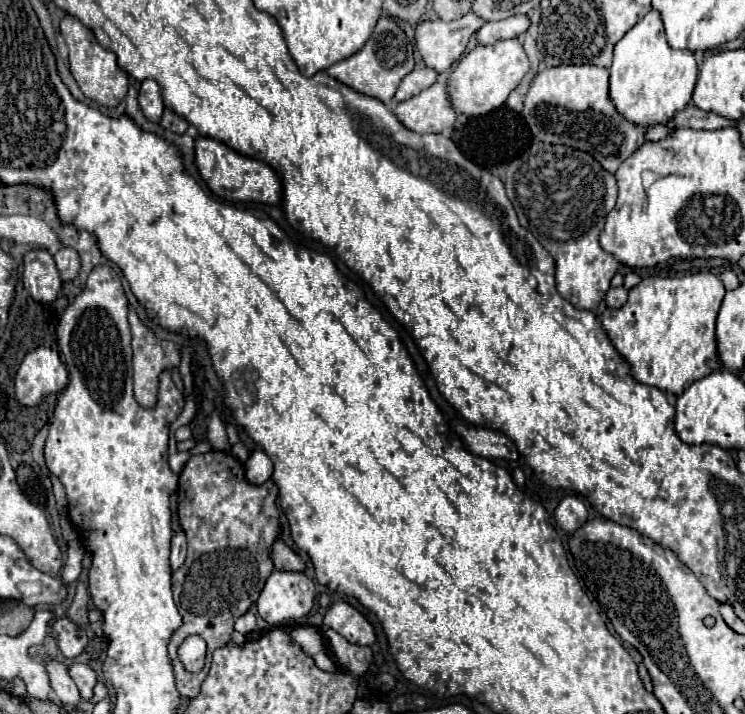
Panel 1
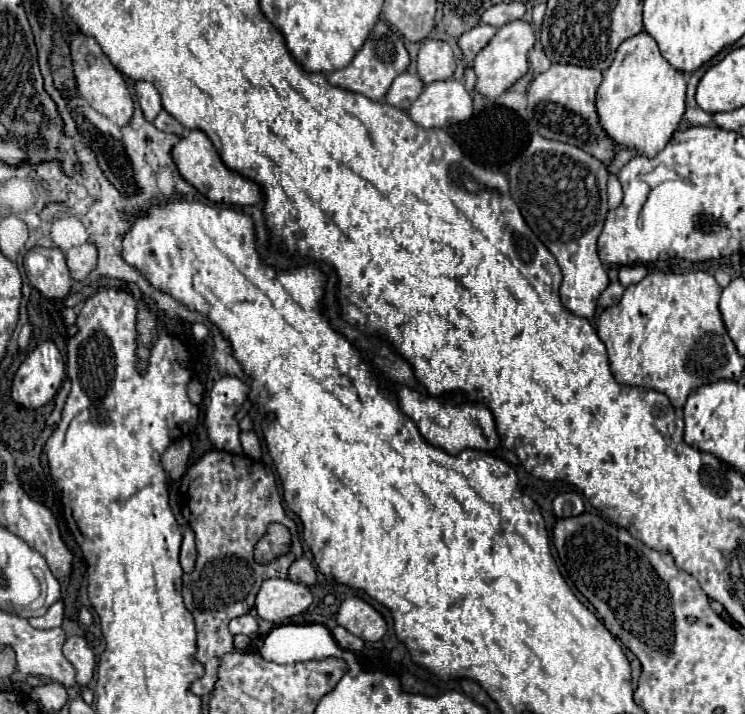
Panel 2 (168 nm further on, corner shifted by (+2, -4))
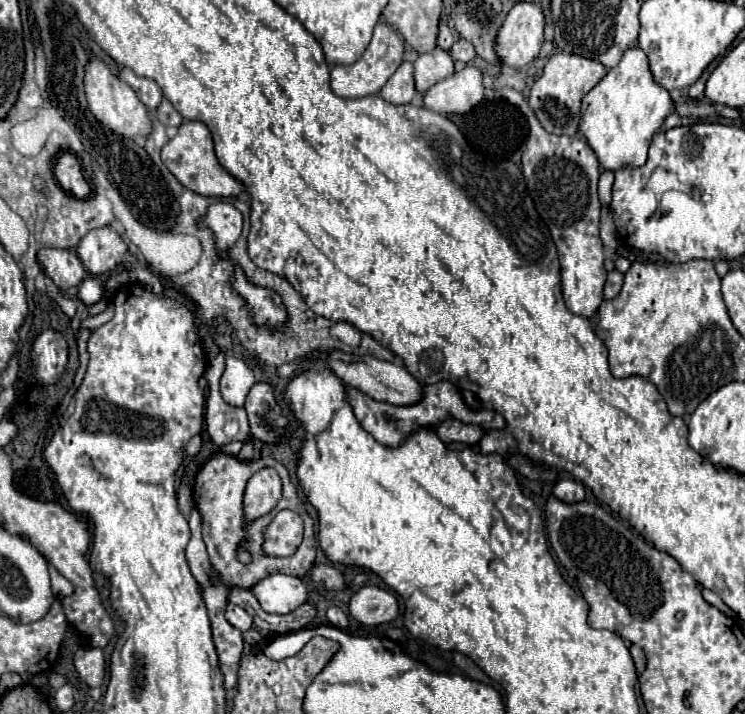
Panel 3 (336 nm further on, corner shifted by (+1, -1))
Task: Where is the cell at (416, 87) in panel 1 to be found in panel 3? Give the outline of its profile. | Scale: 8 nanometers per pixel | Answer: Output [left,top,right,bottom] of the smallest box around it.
[381,61,417,105]

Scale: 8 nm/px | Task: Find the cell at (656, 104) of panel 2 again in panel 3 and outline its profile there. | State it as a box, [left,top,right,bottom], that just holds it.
[579,47,675,169]

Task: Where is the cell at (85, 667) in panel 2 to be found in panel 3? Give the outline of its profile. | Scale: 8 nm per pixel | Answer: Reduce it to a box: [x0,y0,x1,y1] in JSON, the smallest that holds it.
[73,647,105,687]

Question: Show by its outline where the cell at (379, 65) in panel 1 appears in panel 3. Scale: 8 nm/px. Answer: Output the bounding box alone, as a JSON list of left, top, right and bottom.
[331,23,403,97]

